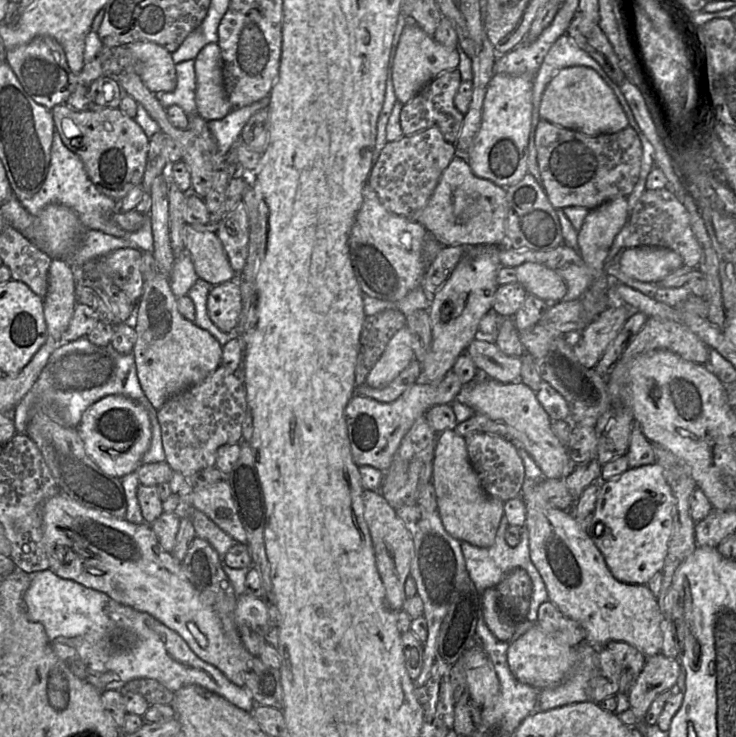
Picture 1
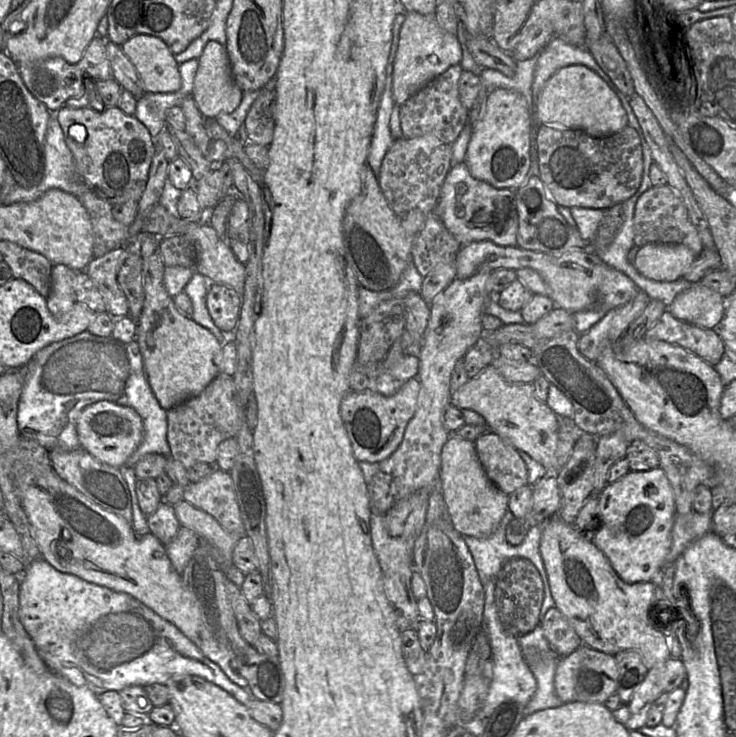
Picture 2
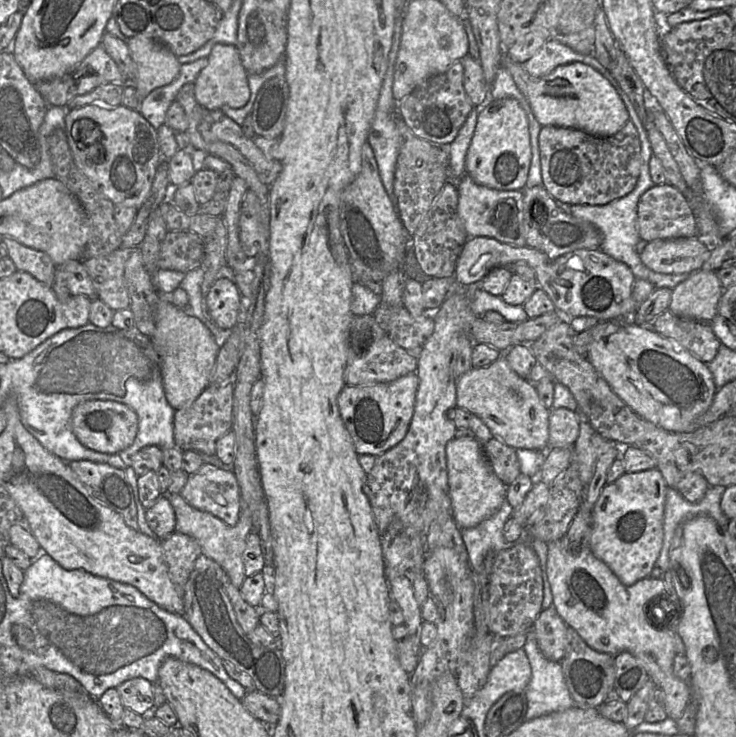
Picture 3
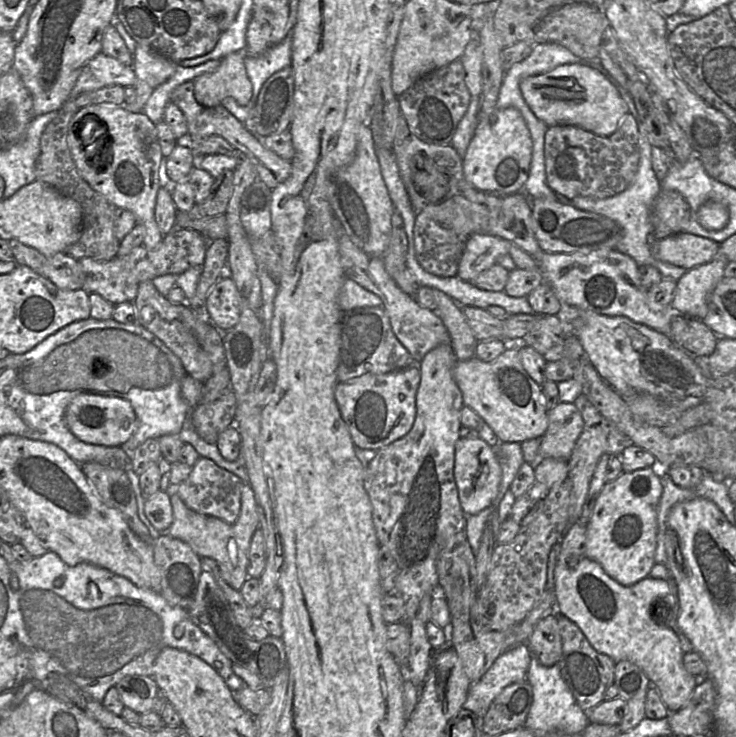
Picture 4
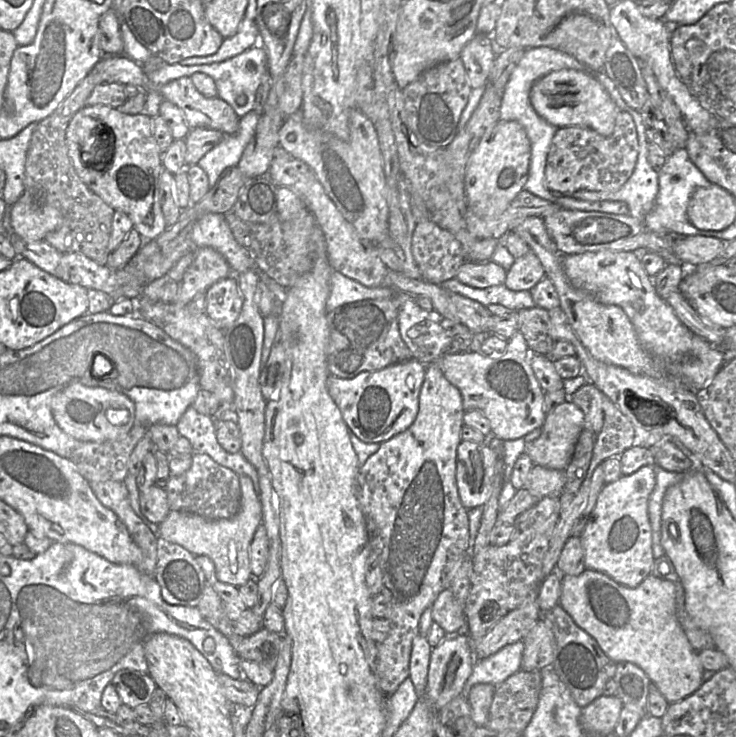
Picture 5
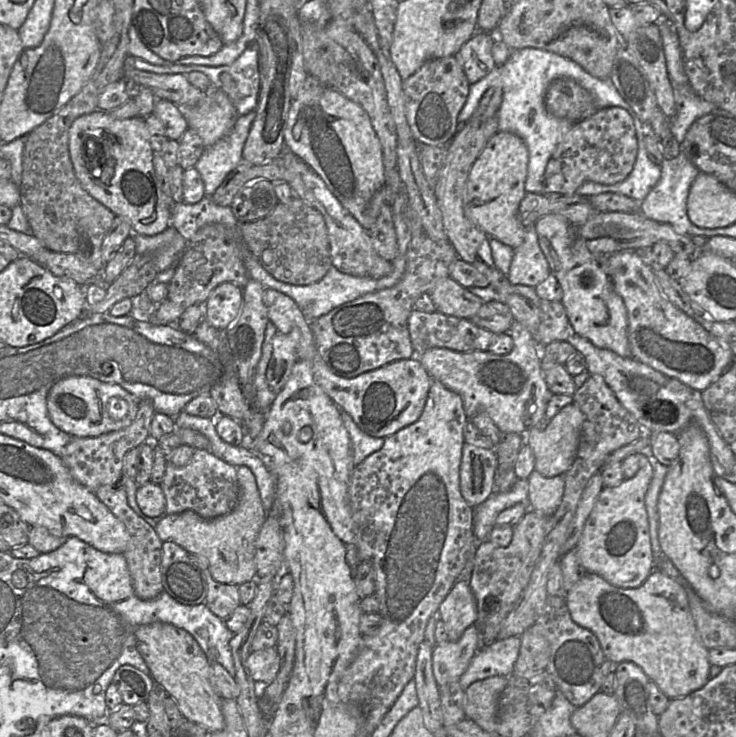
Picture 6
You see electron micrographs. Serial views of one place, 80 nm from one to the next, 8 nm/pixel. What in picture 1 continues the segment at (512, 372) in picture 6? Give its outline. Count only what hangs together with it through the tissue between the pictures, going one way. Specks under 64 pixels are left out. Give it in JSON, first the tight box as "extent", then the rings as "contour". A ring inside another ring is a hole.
{"extent":[455,374,568,478],"contour":[[[482,374],[478,375],[478,378],[463,384],[455,400],[472,408],[475,413],[503,422],[507,426],[506,439],[527,451],[541,469],[543,478],[561,478],[567,463],[568,449],[551,430],[551,419],[537,400],[536,393],[521,381],[502,383]]]}

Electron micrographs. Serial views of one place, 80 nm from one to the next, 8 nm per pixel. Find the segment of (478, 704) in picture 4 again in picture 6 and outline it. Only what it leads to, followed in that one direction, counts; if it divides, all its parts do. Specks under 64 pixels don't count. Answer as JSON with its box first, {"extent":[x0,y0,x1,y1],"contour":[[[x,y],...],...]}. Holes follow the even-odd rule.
{"extent":[459,636,520,691],"contour":[[[511,636],[479,649],[459,679],[462,690],[465,691],[477,680],[497,675],[506,677],[512,675],[520,645],[520,636]]]}

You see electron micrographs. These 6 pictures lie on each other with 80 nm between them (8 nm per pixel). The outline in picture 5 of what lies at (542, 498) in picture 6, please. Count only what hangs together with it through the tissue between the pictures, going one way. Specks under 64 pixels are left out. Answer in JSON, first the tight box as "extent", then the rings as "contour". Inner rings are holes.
{"extent":[525,465,565,499],"contour":[[[533,465],[525,488],[538,499],[559,497],[565,484],[565,471]]]}

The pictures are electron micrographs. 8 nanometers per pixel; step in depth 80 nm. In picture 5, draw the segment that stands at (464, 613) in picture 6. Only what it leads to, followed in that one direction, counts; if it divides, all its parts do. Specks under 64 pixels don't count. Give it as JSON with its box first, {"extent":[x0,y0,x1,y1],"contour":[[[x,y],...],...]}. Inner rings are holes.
{"extent":[431,589,468,634],"contour":[[[449,589],[443,590],[431,606],[432,619],[446,634],[468,633],[464,607],[454,598]]]}

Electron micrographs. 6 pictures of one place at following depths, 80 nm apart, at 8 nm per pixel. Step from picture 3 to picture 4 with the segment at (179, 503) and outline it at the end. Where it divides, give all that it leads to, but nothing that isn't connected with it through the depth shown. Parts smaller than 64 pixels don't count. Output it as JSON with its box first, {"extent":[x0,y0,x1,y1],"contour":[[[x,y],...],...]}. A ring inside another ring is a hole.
{"extent":[165,484,259,590],"contour":[[[243,484],[241,490],[241,509],[237,521],[234,524],[213,517],[197,513],[188,508],[176,494],[170,495],[173,511],[173,522],[165,533],[187,543],[200,557],[214,559],[221,570],[224,580],[234,589],[240,590],[248,578],[248,551],[251,538],[259,527],[259,511],[255,494],[250,484]]]}

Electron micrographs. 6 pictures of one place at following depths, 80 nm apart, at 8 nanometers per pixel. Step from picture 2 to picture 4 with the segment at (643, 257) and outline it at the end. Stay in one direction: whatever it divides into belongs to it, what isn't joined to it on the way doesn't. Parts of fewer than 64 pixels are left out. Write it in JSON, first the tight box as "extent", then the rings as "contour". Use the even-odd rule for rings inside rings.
{"extent":[651,232,720,270],"contour":[[[686,232],[660,240],[651,236],[651,241],[651,253],[655,259],[686,270],[711,262],[720,248],[720,244],[711,239]]]}

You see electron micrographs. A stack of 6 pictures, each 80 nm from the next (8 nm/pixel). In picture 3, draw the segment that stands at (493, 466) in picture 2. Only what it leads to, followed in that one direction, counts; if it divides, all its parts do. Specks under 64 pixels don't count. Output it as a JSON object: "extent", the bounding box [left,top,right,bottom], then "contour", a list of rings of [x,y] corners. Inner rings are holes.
{"extent":[482,437,521,487],"contour":[[[496,437],[482,444],[483,454],[496,476],[508,487],[521,473],[516,449]]]}

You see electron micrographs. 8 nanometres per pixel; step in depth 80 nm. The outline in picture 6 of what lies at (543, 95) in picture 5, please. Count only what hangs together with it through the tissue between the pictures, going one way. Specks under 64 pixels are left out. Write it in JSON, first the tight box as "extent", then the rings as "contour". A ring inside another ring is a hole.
{"extent":[545,78,598,122],"contour":[[[557,78],[551,82],[545,105],[554,116],[571,122],[583,120],[598,110],[592,95],[569,78]]]}

